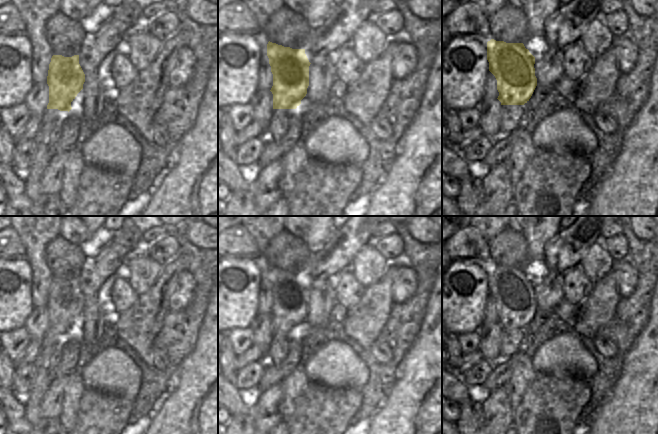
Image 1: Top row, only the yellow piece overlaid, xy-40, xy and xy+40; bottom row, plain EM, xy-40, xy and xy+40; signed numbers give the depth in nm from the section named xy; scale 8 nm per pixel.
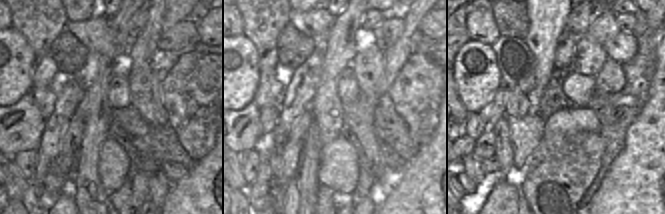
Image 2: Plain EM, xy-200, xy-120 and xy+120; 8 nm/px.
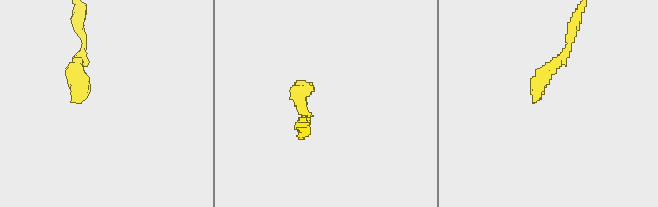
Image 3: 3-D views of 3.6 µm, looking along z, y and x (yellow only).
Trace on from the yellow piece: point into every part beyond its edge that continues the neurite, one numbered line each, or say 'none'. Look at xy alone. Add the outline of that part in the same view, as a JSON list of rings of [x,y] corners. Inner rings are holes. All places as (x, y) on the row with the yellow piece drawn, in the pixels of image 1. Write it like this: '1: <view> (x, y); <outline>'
1: xy (278, 125); [[[273,109],[273,116],[262,133],[265,143],[280,139],[287,132],[289,119],[283,117],[283,111],[295,111],[295,109]]]

